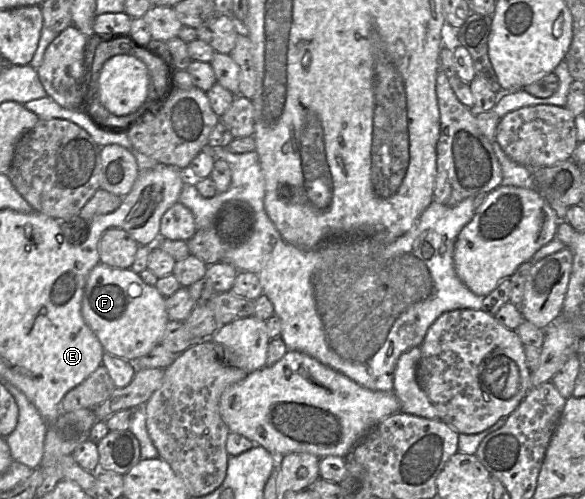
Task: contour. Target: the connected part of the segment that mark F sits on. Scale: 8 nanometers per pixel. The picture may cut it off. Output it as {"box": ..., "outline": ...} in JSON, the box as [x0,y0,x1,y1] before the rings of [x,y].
{"box":[81,262,169,361],"outline":[[[100,262],[87,276],[81,312],[106,353],[135,361],[160,344],[169,322],[165,298],[130,268],[113,268]]]}

